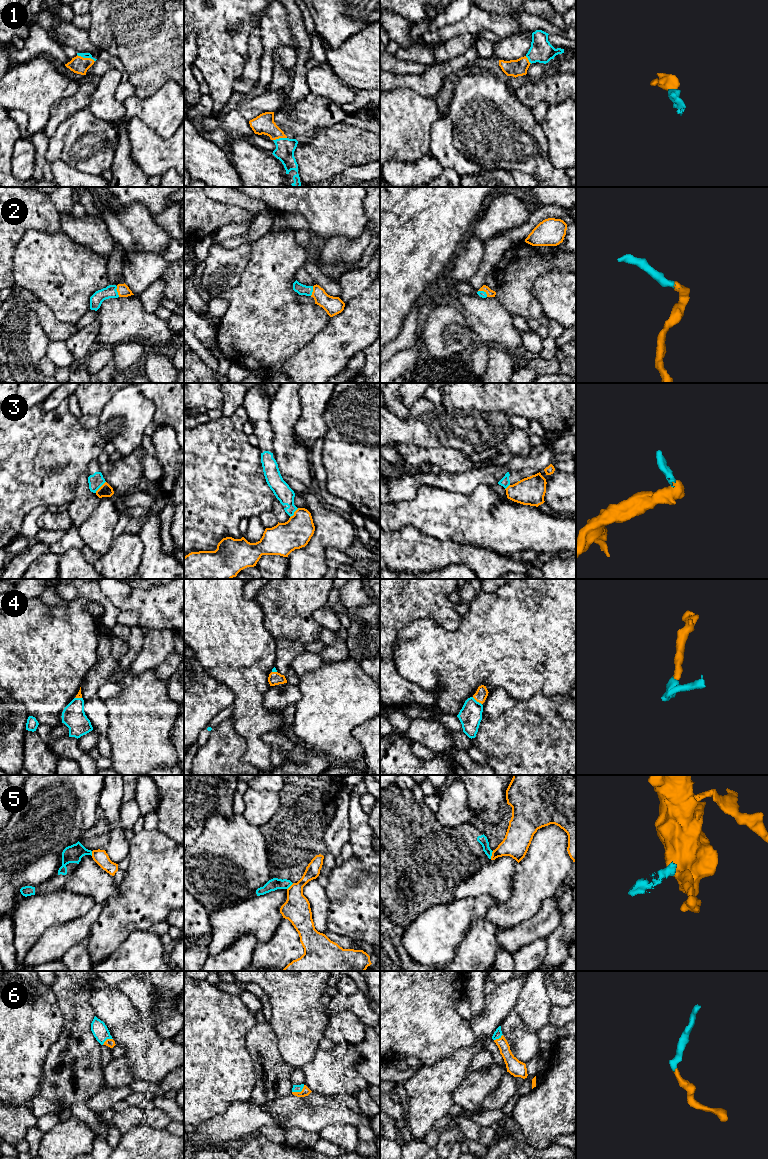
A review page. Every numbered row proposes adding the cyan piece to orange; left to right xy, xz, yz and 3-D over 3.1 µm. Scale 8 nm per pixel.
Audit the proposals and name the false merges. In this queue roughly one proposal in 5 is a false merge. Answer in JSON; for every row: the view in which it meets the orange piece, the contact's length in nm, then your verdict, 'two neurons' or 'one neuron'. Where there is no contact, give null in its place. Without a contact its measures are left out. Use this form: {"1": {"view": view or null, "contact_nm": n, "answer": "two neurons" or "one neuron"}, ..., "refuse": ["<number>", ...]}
{"1": {"view": "xy", "contact_nm": 160, "answer": "one neuron"}, "2": {"view": "xy", "contact_nm": 90, "answer": "one neuron"}, "3": {"view": "xy", "contact_nm": 130, "answer": "two neurons"}, "4": {"view": "yz", "contact_nm": 100, "answer": "one neuron"}, "5": {"view": "yz", "contact_nm": 70, "answer": "two neurons"}, "6": {"view": "xz", "contact_nm": 120, "answer": "one neuron"}, "refuse": ["3", "5"]}

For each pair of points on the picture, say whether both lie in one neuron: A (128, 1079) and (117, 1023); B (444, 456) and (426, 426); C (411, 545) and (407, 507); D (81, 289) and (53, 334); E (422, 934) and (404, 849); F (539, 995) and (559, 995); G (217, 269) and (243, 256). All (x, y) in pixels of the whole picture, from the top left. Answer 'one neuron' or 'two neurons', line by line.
A: two neurons
B: two neurons
C: two neurons
D: two neurons
E: two neurons
F: two neurons
G: one neuron

